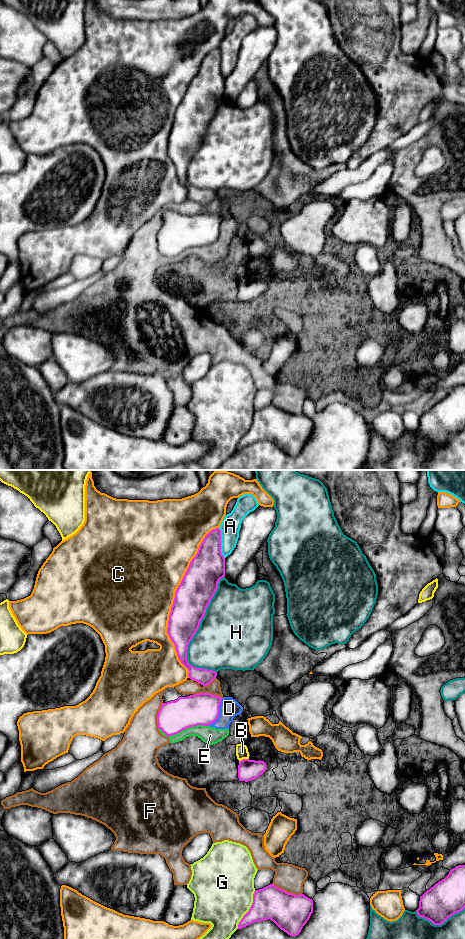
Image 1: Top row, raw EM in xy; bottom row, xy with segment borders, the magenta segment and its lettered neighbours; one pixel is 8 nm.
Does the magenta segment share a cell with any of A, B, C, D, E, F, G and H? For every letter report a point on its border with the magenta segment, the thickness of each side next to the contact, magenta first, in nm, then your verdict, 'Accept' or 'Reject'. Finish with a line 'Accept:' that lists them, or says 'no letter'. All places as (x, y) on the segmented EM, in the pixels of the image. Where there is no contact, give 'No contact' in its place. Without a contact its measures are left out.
A: Touches magenta at xy (220, 543). Thickness 280 nm (magenta) against 160 nm. Reject
B: Touches magenta at xy (243, 759). Thickness 170 nm (magenta) against 100 nm. Reject
C: Touches magenta at xy (174, 600). Thickness 280 nm (magenta) against 480 nm. Reject
D: Touches magenta at xy (218, 713). Thickness 260 nm (magenta) against 160 nm. Reject
E: Touches magenta at xy (183, 729). Thickness 260 nm (magenta) against 140 nm. Reject
F: Touches magenta at xy (287, 892). Thickness 300 nm (magenta) against 220 nm. Reject
G: Touches magenta at xy (249, 909). Thickness 260 nm (magenta) against 480 nm. Reject
H: Touches magenta at xy (196, 631). Thickness 280 nm (magenta) against 480 nm. Reject
Accept: no letter

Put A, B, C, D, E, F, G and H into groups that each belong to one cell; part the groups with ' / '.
A / B / C / D E F / G / H

